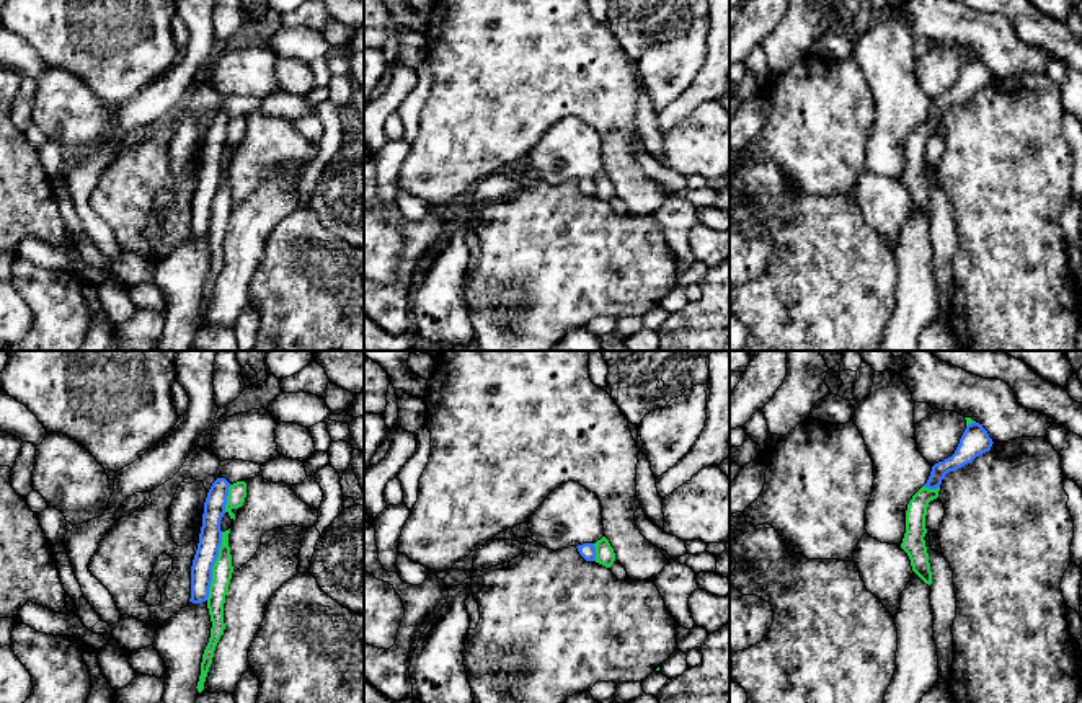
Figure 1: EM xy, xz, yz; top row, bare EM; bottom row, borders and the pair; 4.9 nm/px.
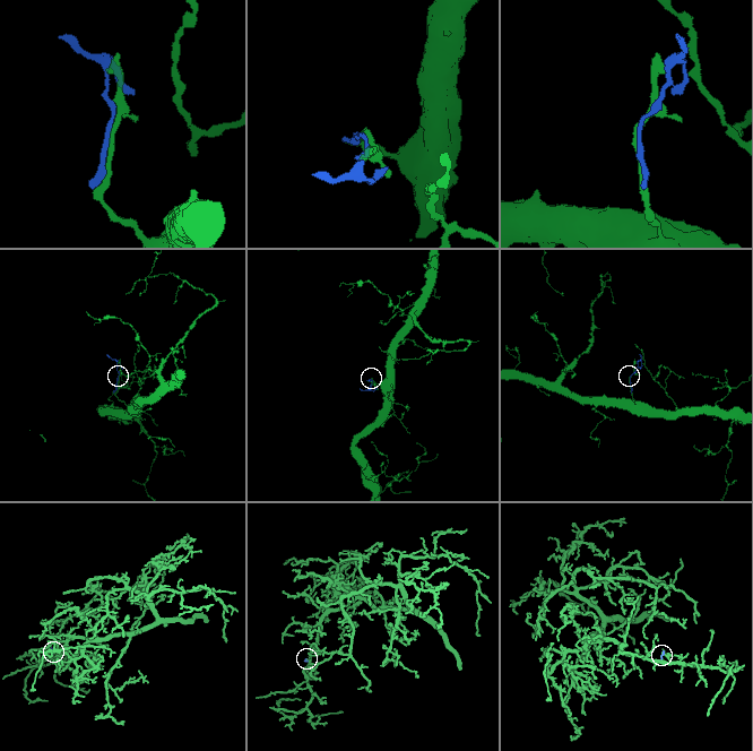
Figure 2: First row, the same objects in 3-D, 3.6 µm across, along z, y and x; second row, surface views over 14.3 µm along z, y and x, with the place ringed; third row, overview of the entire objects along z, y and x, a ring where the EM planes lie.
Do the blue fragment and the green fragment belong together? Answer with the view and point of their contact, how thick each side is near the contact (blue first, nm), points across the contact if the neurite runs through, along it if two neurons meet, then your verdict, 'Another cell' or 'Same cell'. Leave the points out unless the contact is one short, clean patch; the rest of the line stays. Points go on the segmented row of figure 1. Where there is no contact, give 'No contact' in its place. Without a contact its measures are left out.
Touches blue at xy (212, 565). Thickness 110 nm (blue) against 100 nm. Same cell

